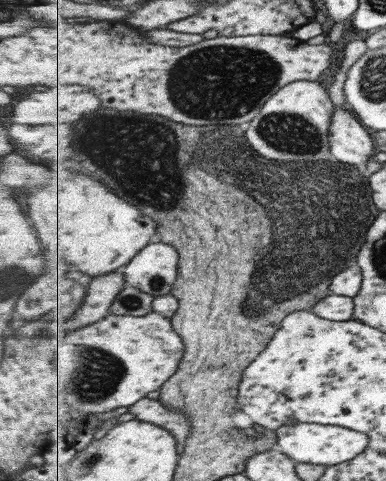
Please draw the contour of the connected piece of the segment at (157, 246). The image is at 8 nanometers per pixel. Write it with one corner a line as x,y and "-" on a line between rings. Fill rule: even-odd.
155,239
121,270
127,283
154,297
172,293
180,273
178,249

